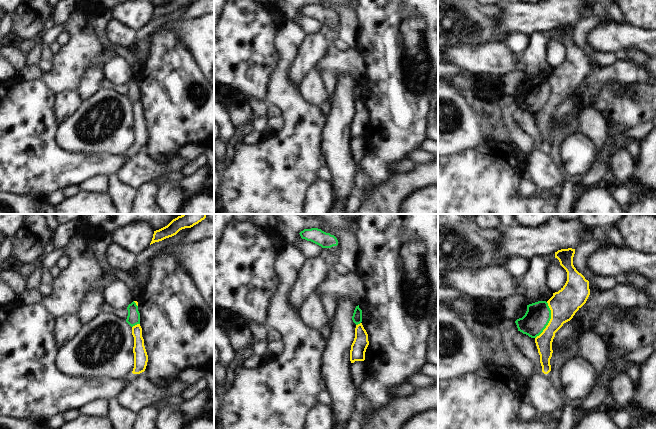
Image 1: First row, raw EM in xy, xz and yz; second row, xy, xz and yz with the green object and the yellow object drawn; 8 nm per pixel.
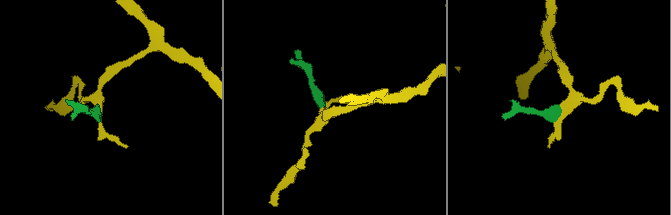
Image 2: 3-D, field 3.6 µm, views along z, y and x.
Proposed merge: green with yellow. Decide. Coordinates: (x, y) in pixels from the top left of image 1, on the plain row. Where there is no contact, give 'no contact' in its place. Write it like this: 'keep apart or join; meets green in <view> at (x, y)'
keep apart; meets green in yz at (549, 96)

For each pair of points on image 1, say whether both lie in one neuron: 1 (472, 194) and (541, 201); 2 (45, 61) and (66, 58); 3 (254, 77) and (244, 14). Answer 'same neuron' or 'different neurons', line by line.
1: same neuron
2: different neurons
3: same neuron

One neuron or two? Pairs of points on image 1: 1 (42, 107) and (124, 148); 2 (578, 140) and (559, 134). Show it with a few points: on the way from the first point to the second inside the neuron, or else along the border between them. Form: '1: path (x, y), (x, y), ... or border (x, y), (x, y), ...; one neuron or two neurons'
1: border (57, 125), (55, 140), (62, 148); two neurons
2: border (576, 132), (564, 139), (560, 147), (562, 160); two neurons

